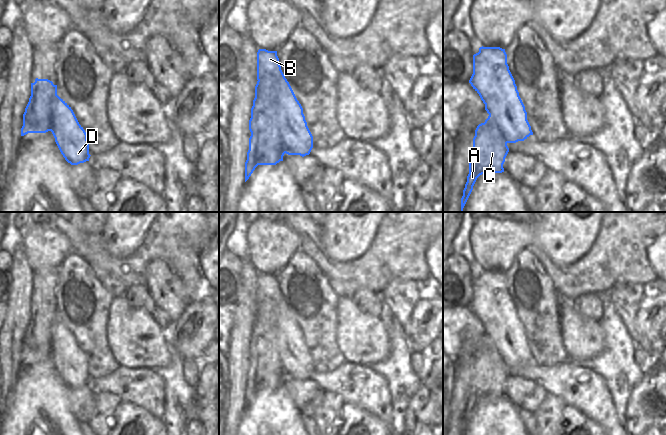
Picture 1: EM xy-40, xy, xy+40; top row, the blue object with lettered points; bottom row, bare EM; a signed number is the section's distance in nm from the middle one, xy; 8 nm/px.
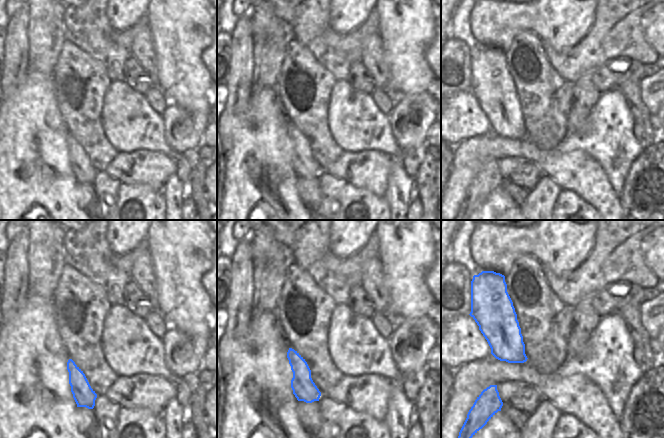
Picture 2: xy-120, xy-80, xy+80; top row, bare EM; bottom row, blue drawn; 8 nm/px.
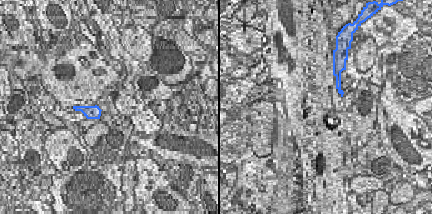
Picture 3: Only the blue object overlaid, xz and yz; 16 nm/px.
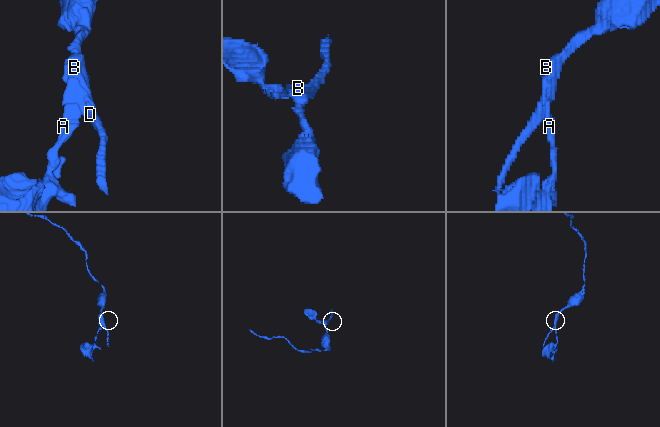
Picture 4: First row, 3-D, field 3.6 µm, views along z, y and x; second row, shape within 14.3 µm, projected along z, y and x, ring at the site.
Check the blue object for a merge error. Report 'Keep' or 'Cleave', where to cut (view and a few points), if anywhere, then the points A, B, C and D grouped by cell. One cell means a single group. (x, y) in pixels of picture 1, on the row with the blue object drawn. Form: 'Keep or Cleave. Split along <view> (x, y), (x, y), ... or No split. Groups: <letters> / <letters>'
Cleave. Split along xy (260, 76), (277, 81), (280, 86), (277, 125), (285, 152). Groups: A C / B D

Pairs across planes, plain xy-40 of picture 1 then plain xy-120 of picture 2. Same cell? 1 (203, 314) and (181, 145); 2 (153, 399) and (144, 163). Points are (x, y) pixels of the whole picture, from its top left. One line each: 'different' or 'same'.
1: same
2: same

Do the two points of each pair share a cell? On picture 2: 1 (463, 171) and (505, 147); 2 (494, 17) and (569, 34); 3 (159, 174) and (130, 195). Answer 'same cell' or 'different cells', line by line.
1: same cell
2: same cell
3: different cells

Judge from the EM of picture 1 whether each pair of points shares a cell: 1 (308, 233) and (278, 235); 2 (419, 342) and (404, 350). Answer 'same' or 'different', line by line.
1: different
2: different

